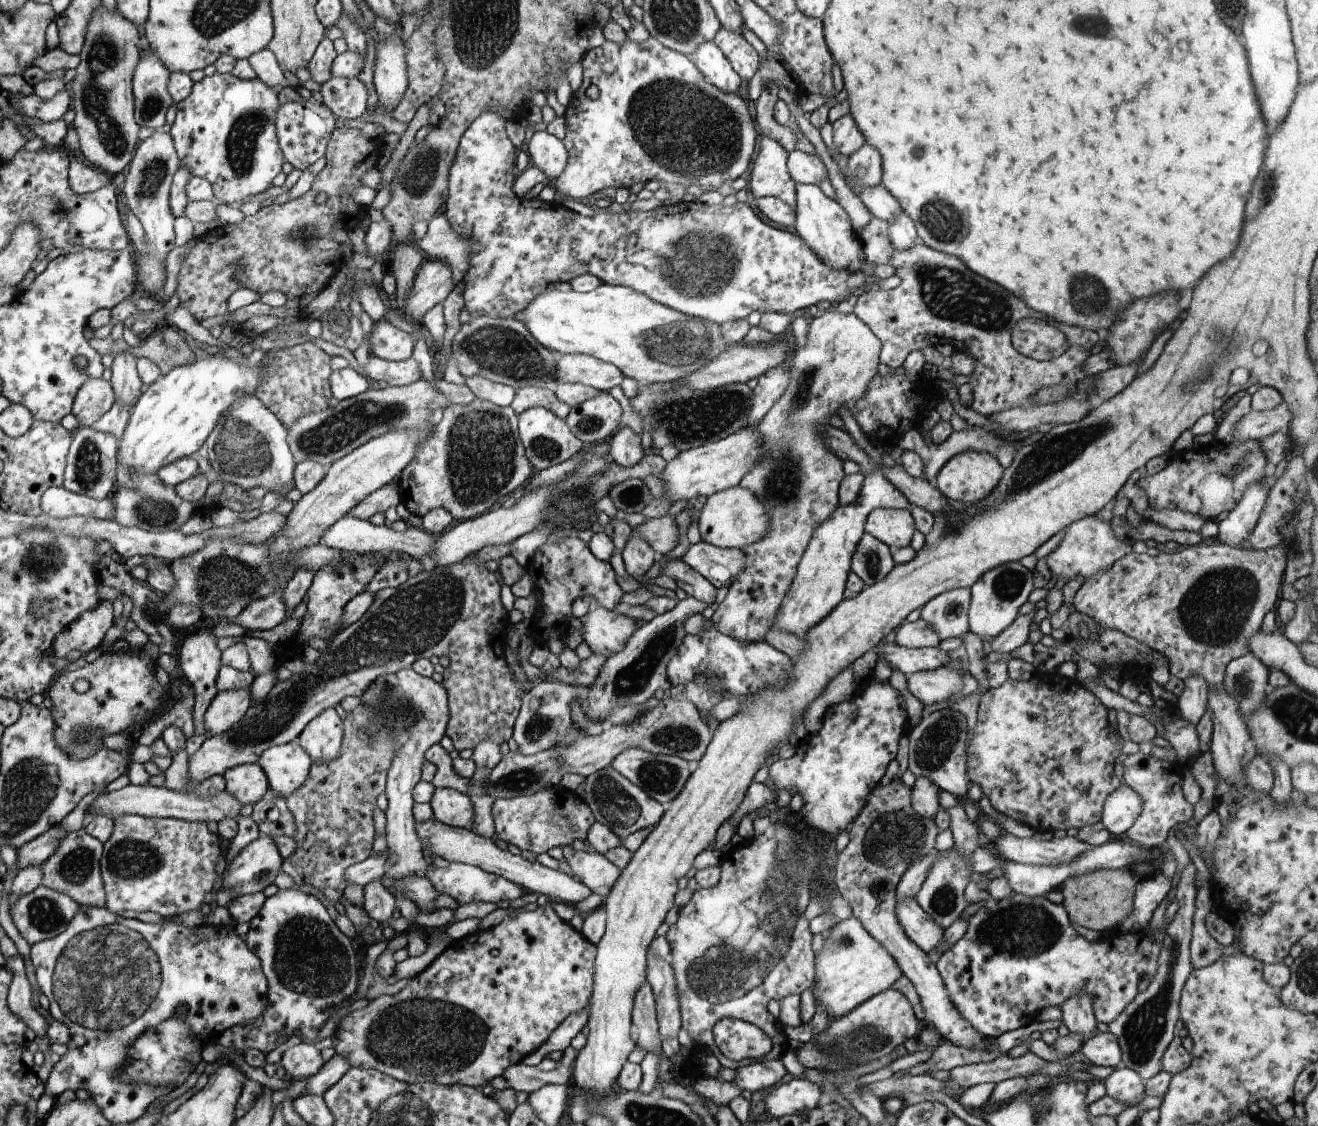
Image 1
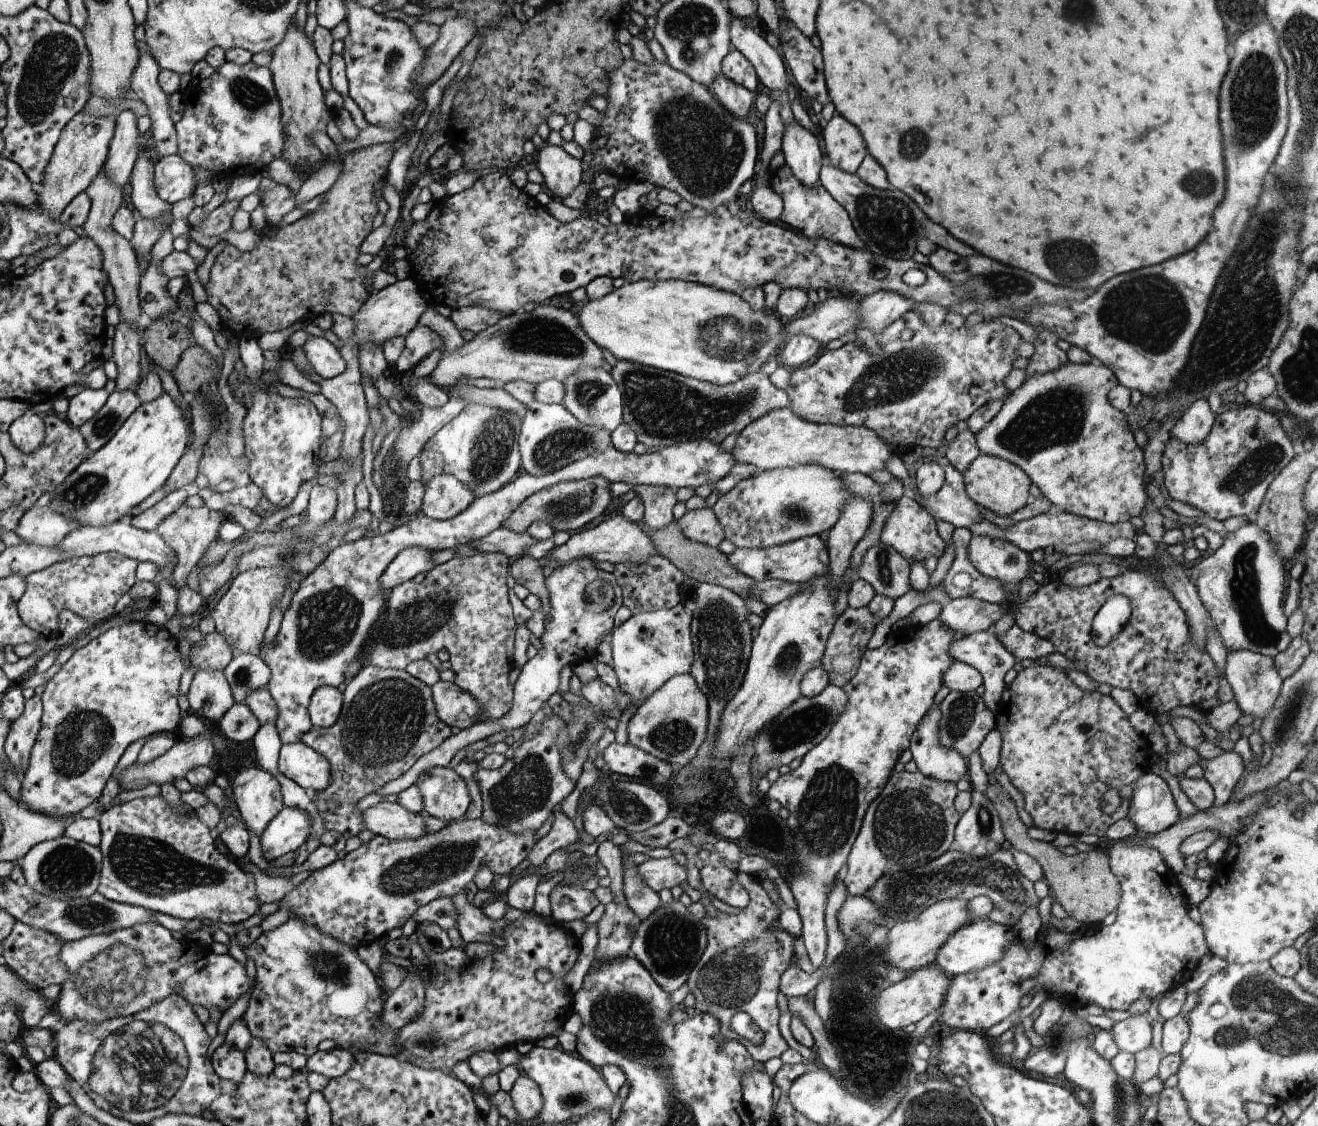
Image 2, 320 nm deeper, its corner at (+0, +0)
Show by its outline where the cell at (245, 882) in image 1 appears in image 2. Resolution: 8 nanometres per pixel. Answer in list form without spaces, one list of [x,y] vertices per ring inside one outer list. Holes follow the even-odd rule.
[[[284,806],[259,838],[268,862],[297,851],[311,834],[311,826],[307,811]]]

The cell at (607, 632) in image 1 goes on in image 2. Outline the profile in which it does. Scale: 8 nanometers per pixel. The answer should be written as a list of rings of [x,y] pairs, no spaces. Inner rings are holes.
[[[680,602],[671,609],[646,611],[632,615],[614,628],[607,638],[611,642],[614,667],[623,693],[631,698],[631,704],[640,706],[669,678],[690,673],[695,648],[691,637],[692,606]]]

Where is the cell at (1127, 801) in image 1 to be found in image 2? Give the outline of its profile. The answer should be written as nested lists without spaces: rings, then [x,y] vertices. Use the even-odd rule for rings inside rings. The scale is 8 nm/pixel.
[[[1152,772],[1137,778],[1126,817],[1132,819],[1138,834],[1155,835],[1179,821],[1180,811],[1169,785]]]

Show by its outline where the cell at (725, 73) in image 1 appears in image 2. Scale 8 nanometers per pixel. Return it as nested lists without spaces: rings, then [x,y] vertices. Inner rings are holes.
[[[723,74],[716,77],[714,84],[711,86],[711,93],[728,113],[732,113],[736,118],[742,120],[746,120],[756,97],[755,93],[729,81]]]

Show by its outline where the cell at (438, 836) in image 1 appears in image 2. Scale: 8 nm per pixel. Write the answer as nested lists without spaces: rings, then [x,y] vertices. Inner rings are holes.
[[[378,802],[363,810],[362,815],[366,829],[389,839],[417,839],[428,833],[421,816],[397,802]]]

